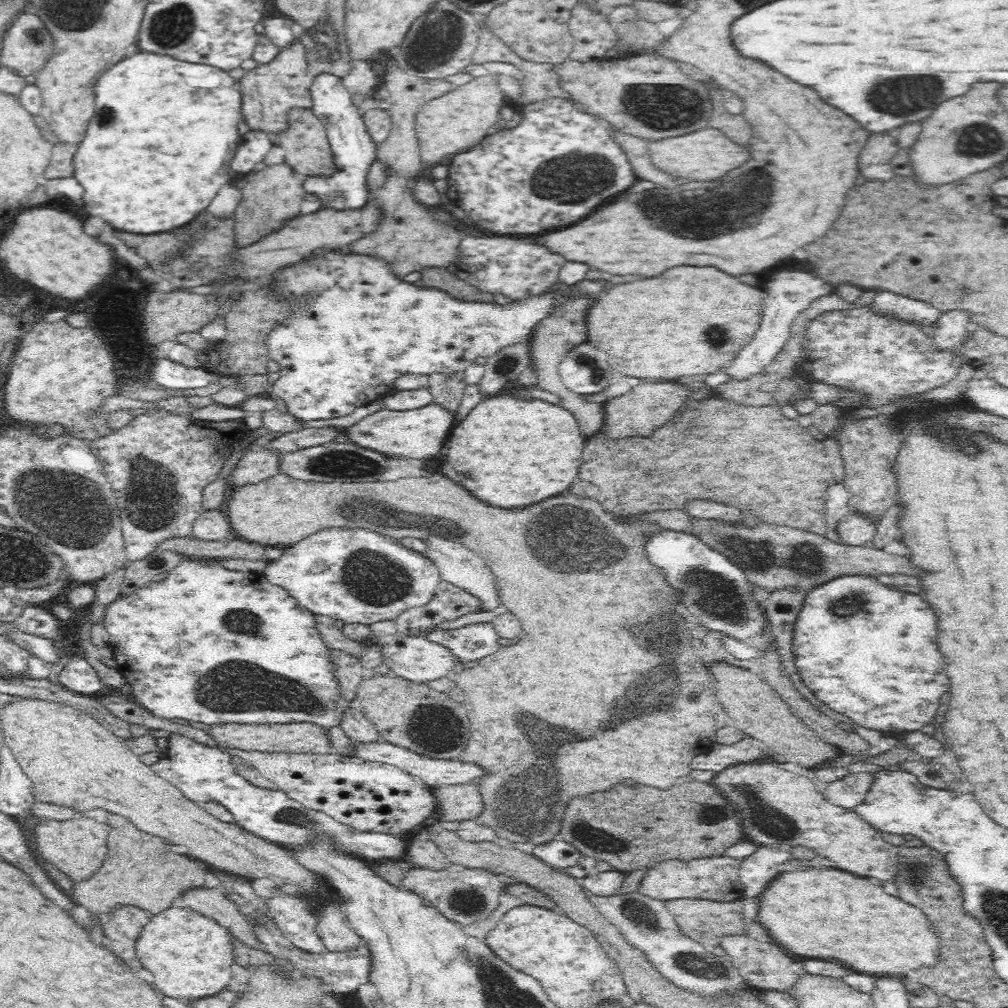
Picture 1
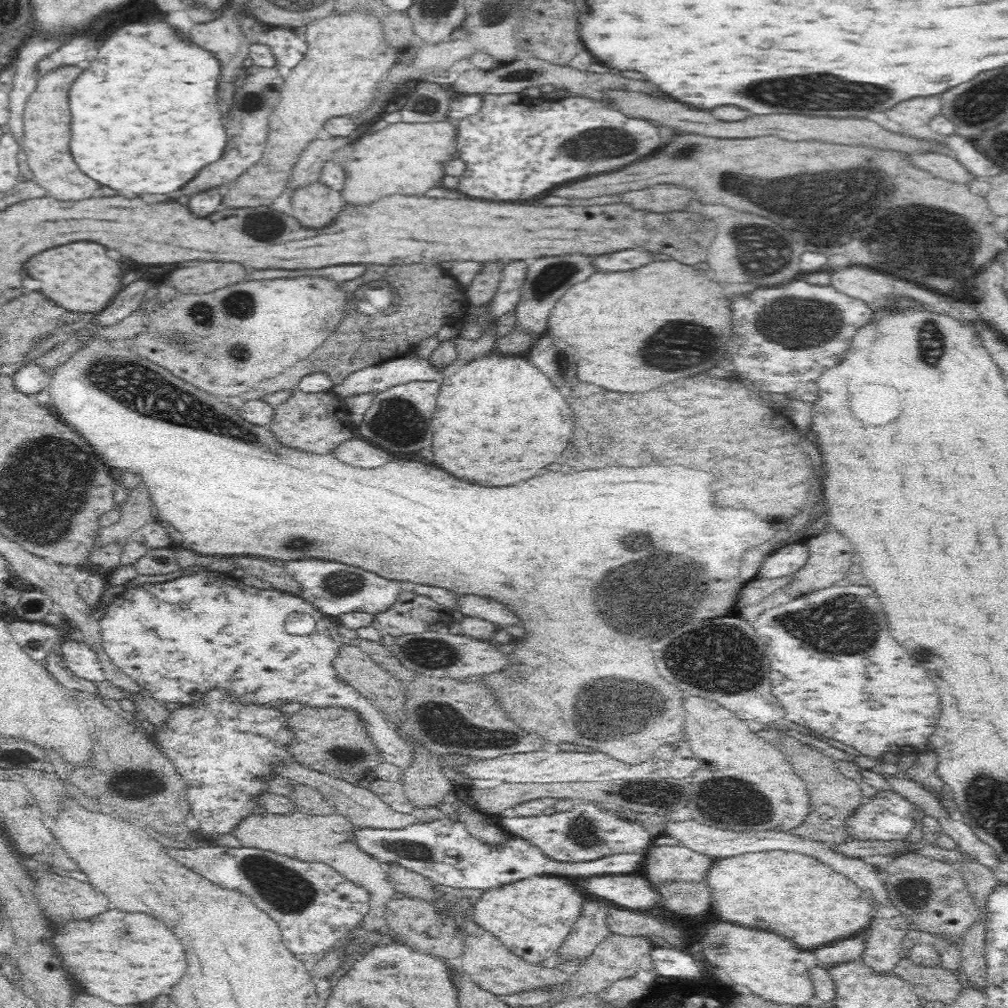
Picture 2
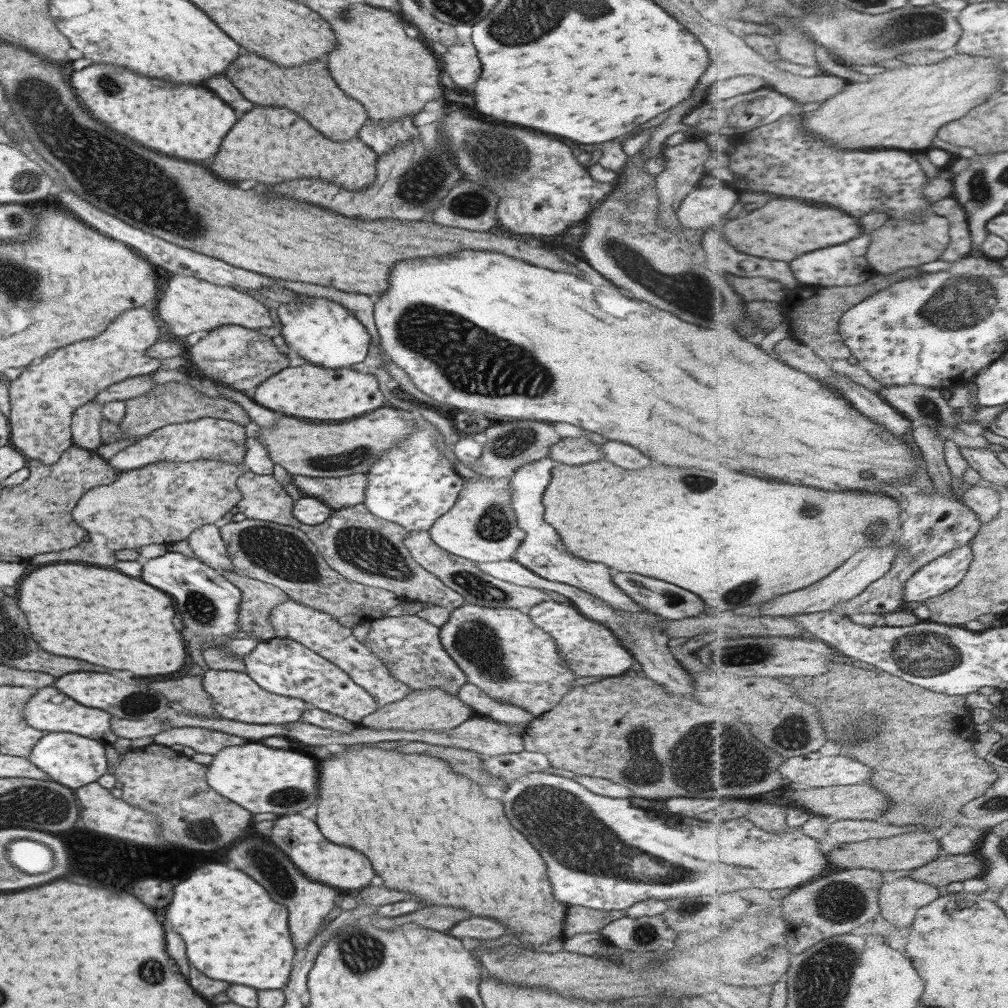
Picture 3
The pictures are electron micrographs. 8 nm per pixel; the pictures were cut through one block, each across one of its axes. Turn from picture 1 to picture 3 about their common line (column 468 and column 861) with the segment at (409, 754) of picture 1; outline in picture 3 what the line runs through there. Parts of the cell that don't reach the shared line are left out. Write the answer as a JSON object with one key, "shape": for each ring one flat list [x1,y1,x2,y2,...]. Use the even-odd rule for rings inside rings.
{"shape":[[819,752,788,757,777,768,784,781,800,783,810,788,858,785,870,782,873,769,847,756,823,756]]}

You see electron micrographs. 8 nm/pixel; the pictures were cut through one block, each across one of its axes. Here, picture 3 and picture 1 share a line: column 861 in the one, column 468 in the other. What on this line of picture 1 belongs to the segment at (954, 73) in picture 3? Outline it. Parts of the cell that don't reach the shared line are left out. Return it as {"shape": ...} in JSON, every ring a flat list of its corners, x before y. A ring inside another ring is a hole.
{"shape":[[483,77,475,78,468,84,458,85,442,98,424,104,416,116,416,132,420,142,420,158,424,164,436,164,448,154,460,154,466,148,476,146,488,130,498,122,500,106,504,104,505,94,494,82,486,82]]}

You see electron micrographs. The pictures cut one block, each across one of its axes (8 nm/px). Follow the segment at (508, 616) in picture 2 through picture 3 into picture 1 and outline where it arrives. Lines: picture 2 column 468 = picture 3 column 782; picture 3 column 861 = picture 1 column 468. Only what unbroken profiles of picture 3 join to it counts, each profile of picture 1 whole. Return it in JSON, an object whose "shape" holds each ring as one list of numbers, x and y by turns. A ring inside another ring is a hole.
{"shape":[[430,535,426,540,425,555,436,565,436,570,440,575,440,580,446,581,464,591,478,597,484,609,500,610,500,598,497,592,497,582,495,574,490,567,484,562,480,555,468,550,458,541,444,539,438,535]]}

